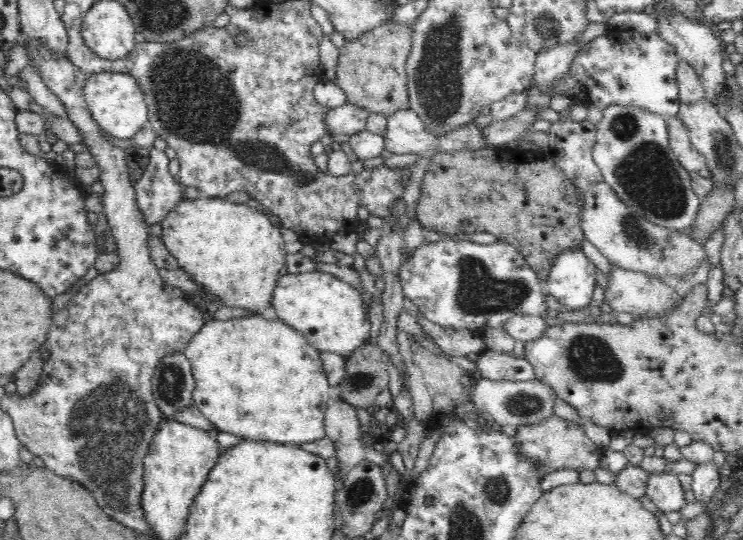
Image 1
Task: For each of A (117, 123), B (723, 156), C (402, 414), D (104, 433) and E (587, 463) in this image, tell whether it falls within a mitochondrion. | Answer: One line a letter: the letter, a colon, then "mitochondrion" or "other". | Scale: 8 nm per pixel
A: other
B: mitochondrion
C: other
D: mitochondrion
E: other

